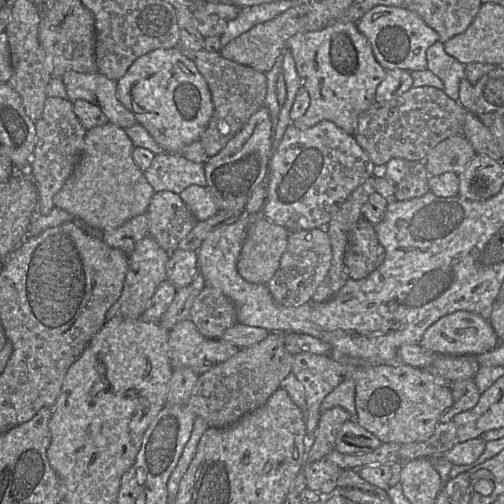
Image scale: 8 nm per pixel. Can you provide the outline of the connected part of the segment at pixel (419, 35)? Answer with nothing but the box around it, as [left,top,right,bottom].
[356,6,439,70]

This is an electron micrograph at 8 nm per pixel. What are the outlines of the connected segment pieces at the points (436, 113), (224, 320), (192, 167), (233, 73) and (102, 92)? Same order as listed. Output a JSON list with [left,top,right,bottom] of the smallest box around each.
[[354,86,466,167],[190,285,237,339],[143,154,207,195],[177,45,267,157],[62,72,137,129]]

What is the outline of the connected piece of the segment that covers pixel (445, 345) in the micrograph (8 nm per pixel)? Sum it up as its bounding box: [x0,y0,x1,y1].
[419,310,500,356]

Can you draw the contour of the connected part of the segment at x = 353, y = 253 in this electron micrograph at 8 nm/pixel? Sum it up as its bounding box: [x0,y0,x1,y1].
[344,217,385,280]

